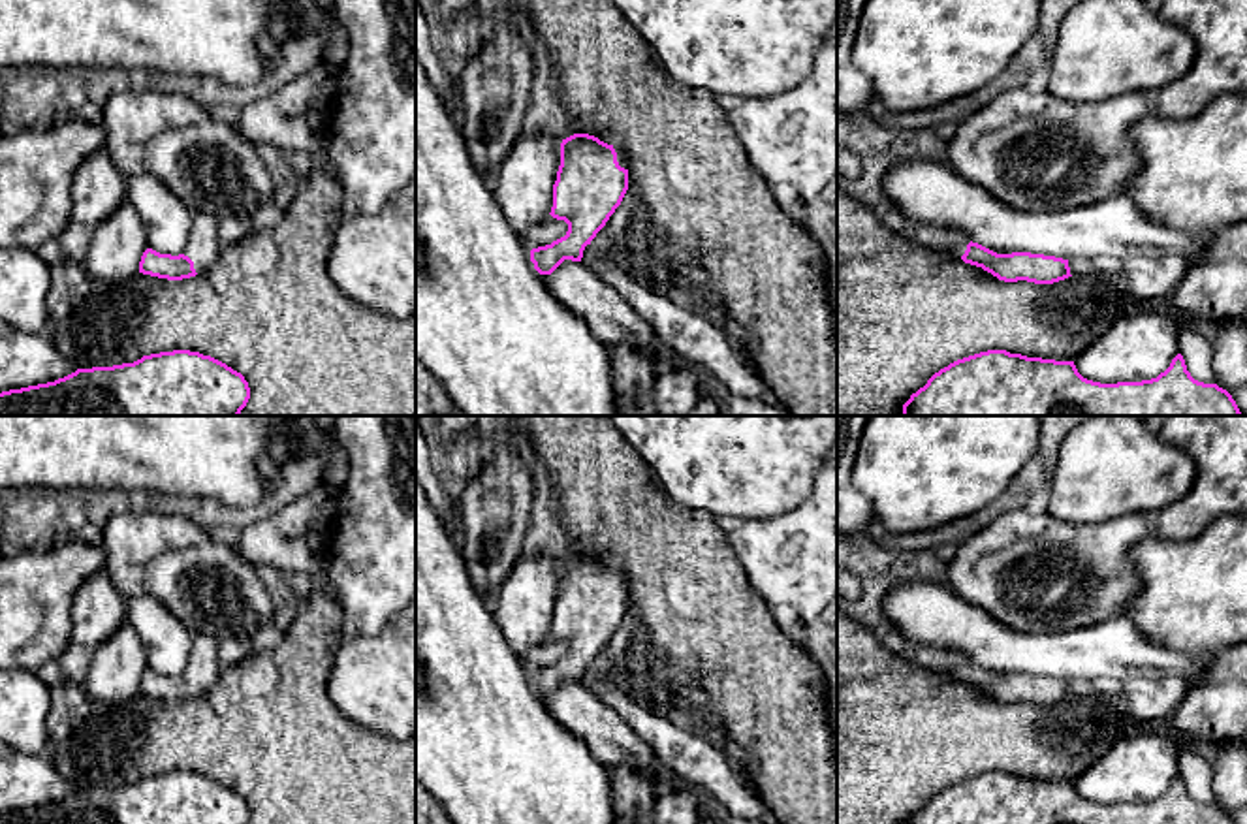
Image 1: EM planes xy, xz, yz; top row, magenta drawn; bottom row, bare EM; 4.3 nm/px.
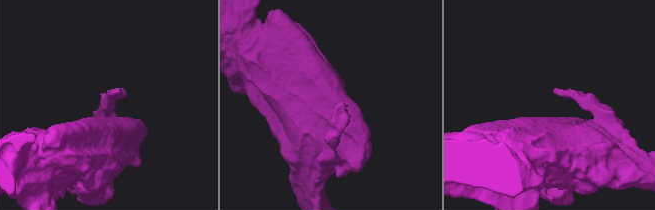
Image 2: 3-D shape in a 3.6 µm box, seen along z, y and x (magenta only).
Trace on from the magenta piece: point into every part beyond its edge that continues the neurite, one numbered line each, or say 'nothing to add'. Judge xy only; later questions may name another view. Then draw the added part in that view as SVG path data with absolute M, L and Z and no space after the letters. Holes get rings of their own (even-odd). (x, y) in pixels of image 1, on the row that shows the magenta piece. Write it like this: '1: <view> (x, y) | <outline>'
1: xy (202, 247) | M194 214L192 231L182 250L194 261L196 273L207 271L220 254L218 220L209 214Z

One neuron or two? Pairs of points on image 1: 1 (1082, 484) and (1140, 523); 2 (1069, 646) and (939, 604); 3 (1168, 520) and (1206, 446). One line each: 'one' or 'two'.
1: two
2: one
3: one

